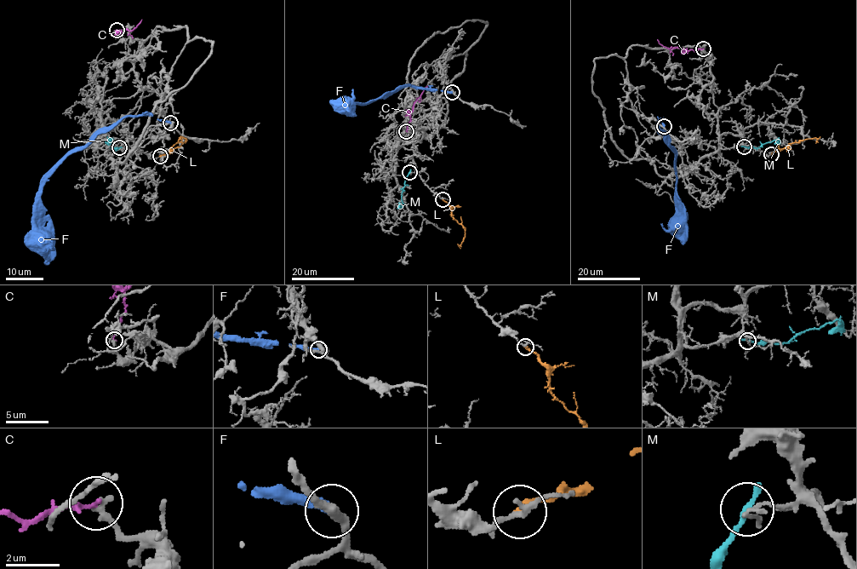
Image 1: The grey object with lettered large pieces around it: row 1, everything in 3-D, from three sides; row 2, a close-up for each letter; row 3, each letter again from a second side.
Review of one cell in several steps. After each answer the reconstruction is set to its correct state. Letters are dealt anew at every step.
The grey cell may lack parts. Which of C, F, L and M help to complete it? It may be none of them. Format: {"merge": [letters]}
{"merge": ["L"]}

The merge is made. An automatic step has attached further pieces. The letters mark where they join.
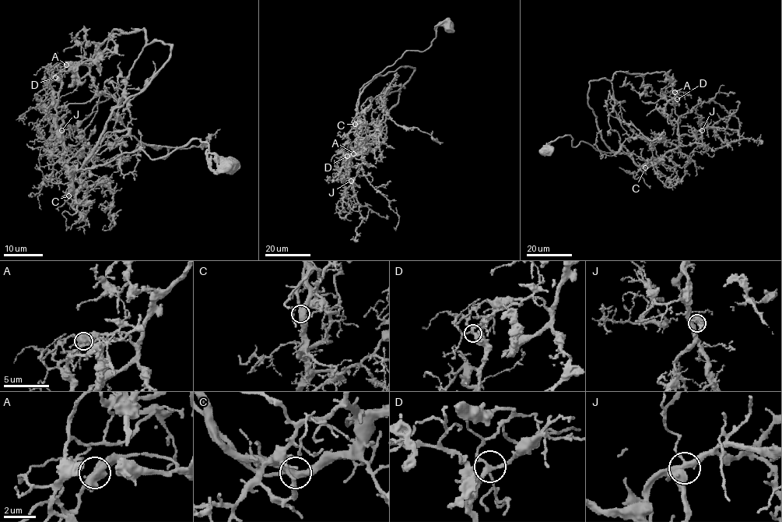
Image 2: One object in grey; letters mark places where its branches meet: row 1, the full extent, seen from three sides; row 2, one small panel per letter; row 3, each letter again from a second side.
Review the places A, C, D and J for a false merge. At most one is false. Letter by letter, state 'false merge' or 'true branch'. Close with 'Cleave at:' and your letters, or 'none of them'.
A: true branch
C: true branch
D: true branch
J: true branch
Cleave at: none of them

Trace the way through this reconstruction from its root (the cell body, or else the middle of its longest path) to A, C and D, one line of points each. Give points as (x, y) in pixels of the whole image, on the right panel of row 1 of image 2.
A: (545, 150), (569, 135), (573, 146), (583, 141), (648, 167), (678, 146), (674, 103), (683, 94), (675, 92)
C: (545, 150), (548, 142), (569, 135), (573, 146), (583, 141), (597, 150), (627, 154), (646, 167)
D: (545, 150), (569, 135), (573, 146), (583, 141), (648, 167), (678, 146), (677, 99)

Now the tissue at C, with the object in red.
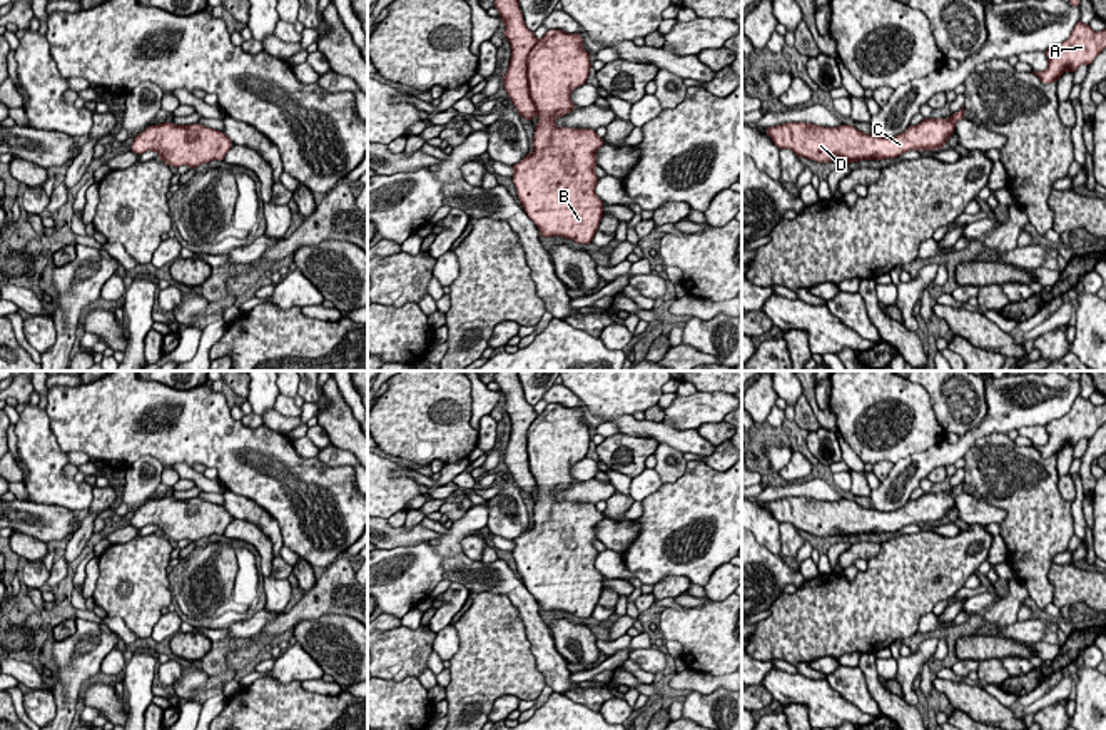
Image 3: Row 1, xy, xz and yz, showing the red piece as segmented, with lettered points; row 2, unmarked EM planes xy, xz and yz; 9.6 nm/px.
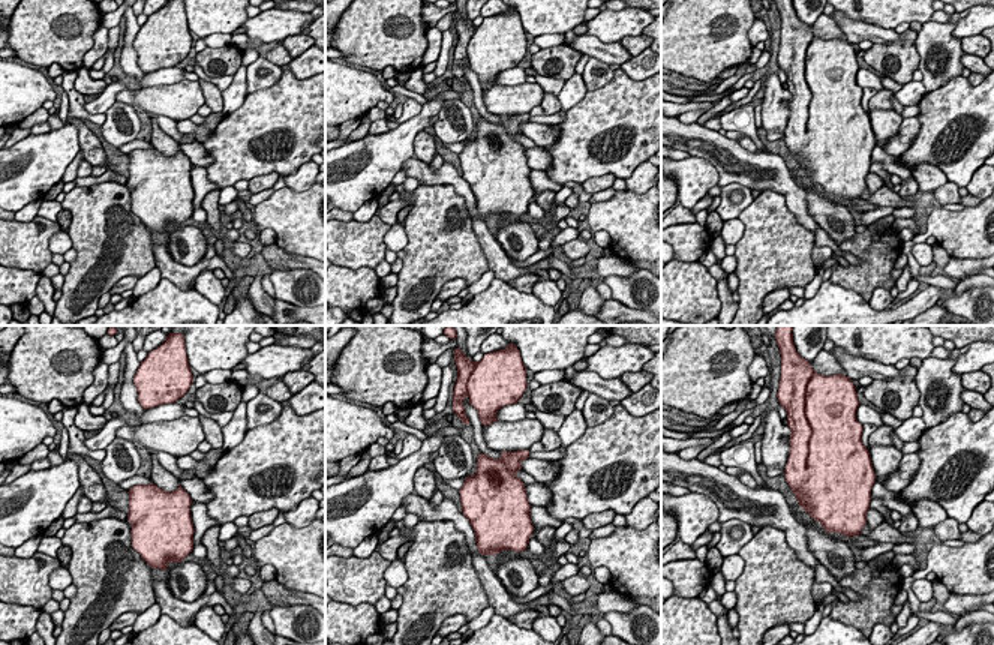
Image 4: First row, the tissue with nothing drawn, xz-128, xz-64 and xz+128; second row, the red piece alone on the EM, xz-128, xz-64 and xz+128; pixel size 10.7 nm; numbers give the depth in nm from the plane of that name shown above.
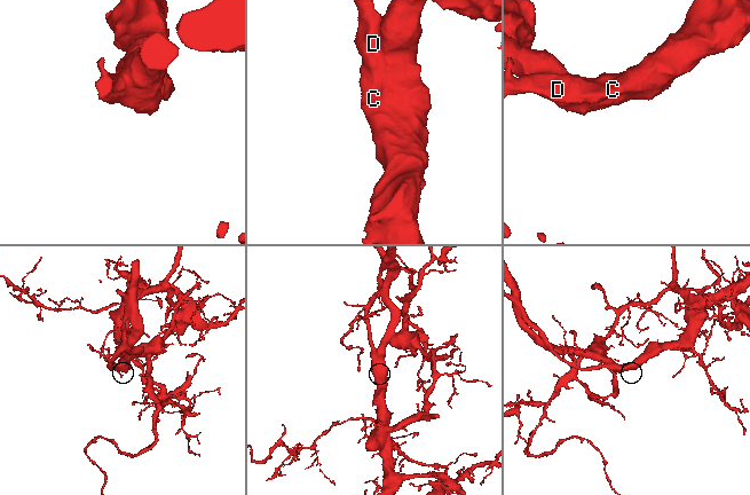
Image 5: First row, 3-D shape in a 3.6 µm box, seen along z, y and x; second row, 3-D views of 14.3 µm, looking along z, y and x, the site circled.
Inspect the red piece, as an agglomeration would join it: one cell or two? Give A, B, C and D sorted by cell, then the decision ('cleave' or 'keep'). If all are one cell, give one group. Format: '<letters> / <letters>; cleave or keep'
A B C D; keep

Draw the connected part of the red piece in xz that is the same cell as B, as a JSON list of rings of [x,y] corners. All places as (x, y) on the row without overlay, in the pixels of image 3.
[[[496,371],[495,383],[511,419],[505,464],[521,491],[533,496],[538,489],[533,526],[511,540],[516,570],[541,611],[590,618],[603,590],[593,543],[605,515],[591,503],[555,498],[576,483],[570,468],[586,458],[591,443],[583,411],[548,403],[538,414],[525,399],[518,371]]]

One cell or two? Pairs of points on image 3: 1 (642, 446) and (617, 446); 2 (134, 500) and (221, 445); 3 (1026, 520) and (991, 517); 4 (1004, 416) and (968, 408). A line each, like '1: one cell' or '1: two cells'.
1: one cell
2: two cells
3: two cells
4: two cells

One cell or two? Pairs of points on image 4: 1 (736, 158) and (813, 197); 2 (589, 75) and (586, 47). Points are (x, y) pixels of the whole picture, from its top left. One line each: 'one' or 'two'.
1: two
2: two

